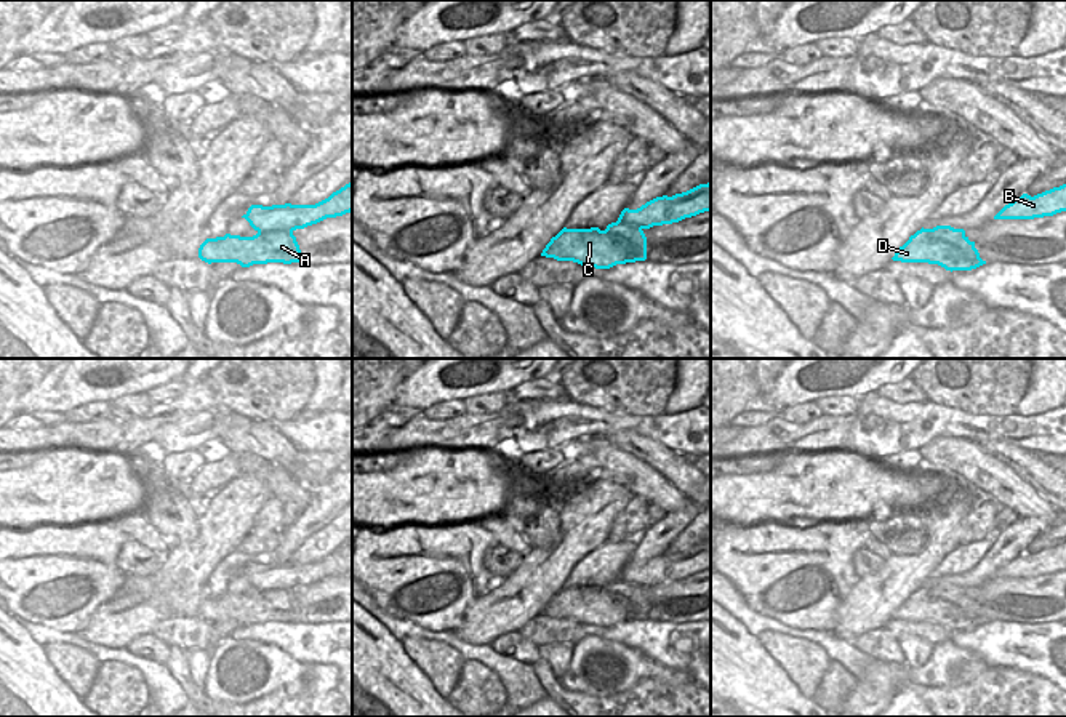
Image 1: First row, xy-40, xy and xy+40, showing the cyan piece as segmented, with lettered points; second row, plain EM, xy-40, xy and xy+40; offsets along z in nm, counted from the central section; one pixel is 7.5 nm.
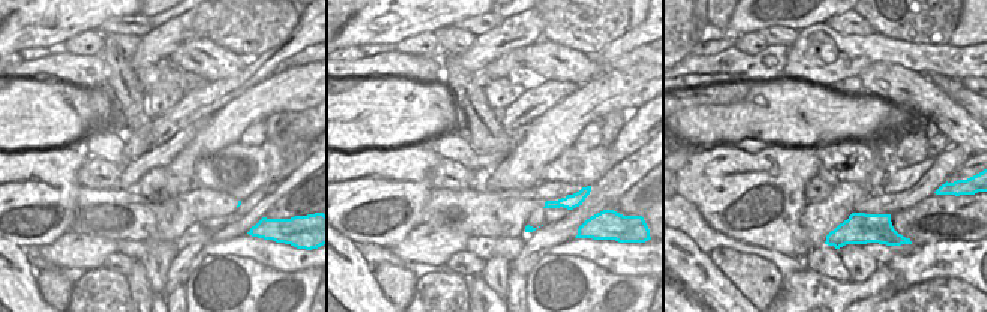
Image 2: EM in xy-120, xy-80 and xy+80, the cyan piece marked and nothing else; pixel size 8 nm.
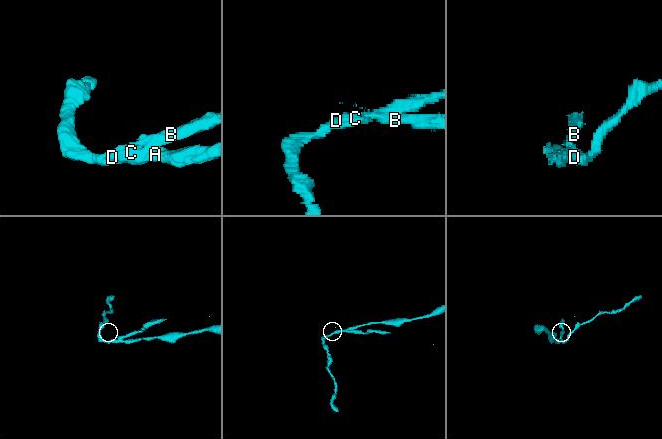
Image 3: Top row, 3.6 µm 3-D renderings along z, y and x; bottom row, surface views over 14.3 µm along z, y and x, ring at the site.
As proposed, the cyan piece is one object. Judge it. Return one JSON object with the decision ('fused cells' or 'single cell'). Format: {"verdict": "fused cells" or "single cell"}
{"verdict": "fused cells"}

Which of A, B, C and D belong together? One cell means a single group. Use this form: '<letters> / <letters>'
A C D / B

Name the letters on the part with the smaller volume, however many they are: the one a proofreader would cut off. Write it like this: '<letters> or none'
B

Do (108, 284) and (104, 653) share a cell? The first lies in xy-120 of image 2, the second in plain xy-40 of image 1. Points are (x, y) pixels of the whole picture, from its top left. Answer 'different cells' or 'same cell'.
different cells

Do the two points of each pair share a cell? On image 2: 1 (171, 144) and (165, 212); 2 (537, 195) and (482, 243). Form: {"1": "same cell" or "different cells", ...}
{"1": "different cells", "2": "same cell"}

